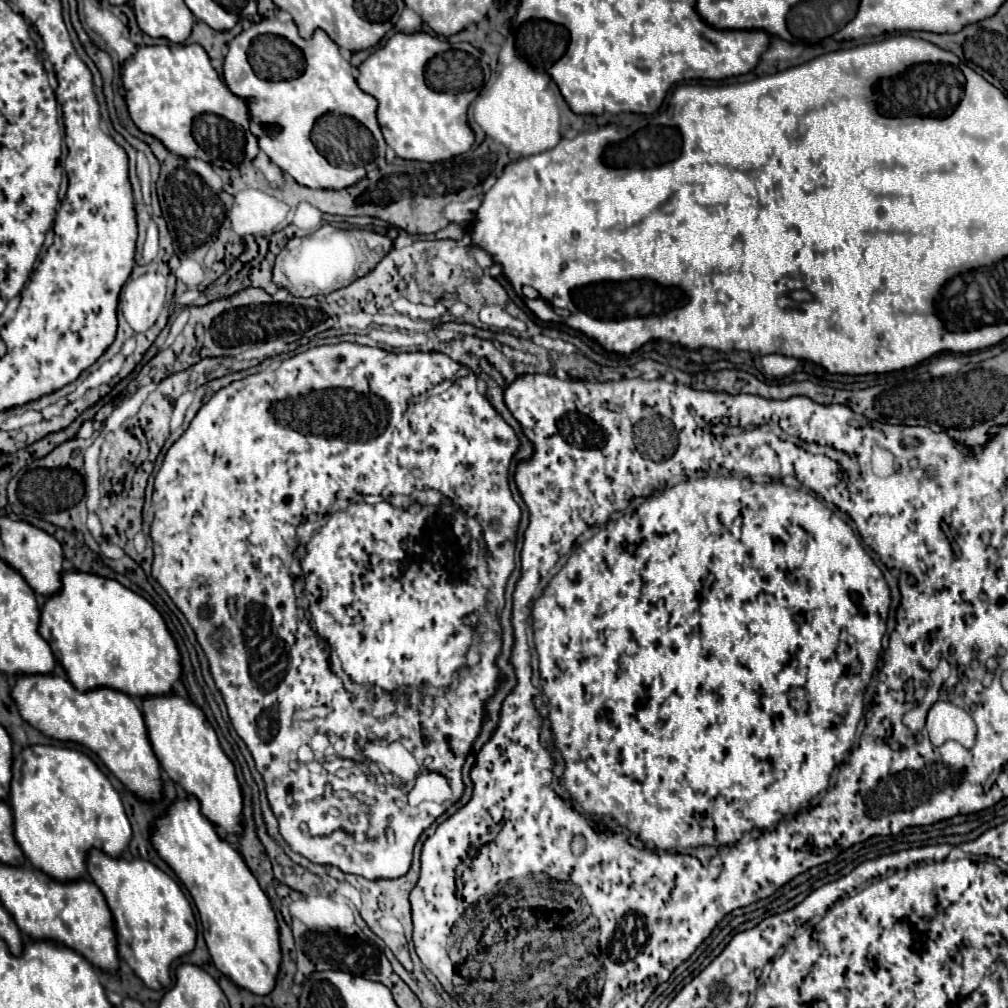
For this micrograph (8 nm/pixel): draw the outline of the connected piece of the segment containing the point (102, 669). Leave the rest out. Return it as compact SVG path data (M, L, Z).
M78 571L64 573L62 589L46 599L46 603L42 605L40 635L50 643L56 661L62 665L72 685L82 693L108 687L140 699L170 695L174 683L182 677L180 651L162 615L144 597L136 595L114 579L104 579L92 573Z

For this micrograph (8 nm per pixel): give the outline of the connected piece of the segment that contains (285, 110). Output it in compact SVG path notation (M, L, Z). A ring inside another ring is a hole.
M274 17L254 23L230 41L224 61L224 81L234 95L248 101L250 131L258 137L260 149L300 185L310 189L352 187L366 177L368 171L376 169L376 161L382 161L386 153L388 145L376 118L378 101L358 87L352 65L340 55L338 45L322 29L316 29L308 41L298 35L294 21L278 21Z

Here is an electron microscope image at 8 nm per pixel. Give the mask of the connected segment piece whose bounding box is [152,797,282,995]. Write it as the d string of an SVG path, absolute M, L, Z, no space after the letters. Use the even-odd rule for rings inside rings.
M190 797L186 801L176 801L168 809L168 815L160 819L154 827L152 843L158 855L174 869L174 873L180 877L184 887L190 891L194 905L198 907L202 927L204 927L204 939L216 969L224 973L228 979L232 979L238 987L248 989L254 995L268 995L274 989L280 971L280 959L282 959L280 931L278 931L276 913L272 911L268 897L260 889L258 881L246 867L240 853L228 841L220 839L216 827L202 815L196 797Z

